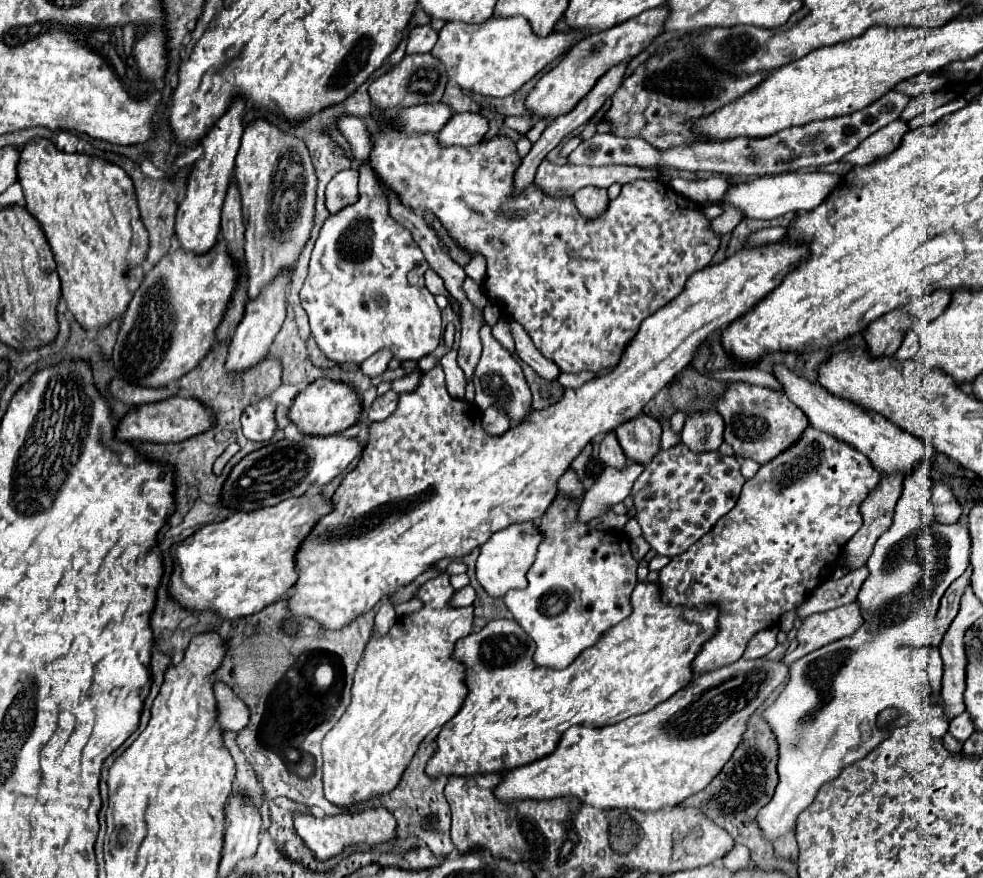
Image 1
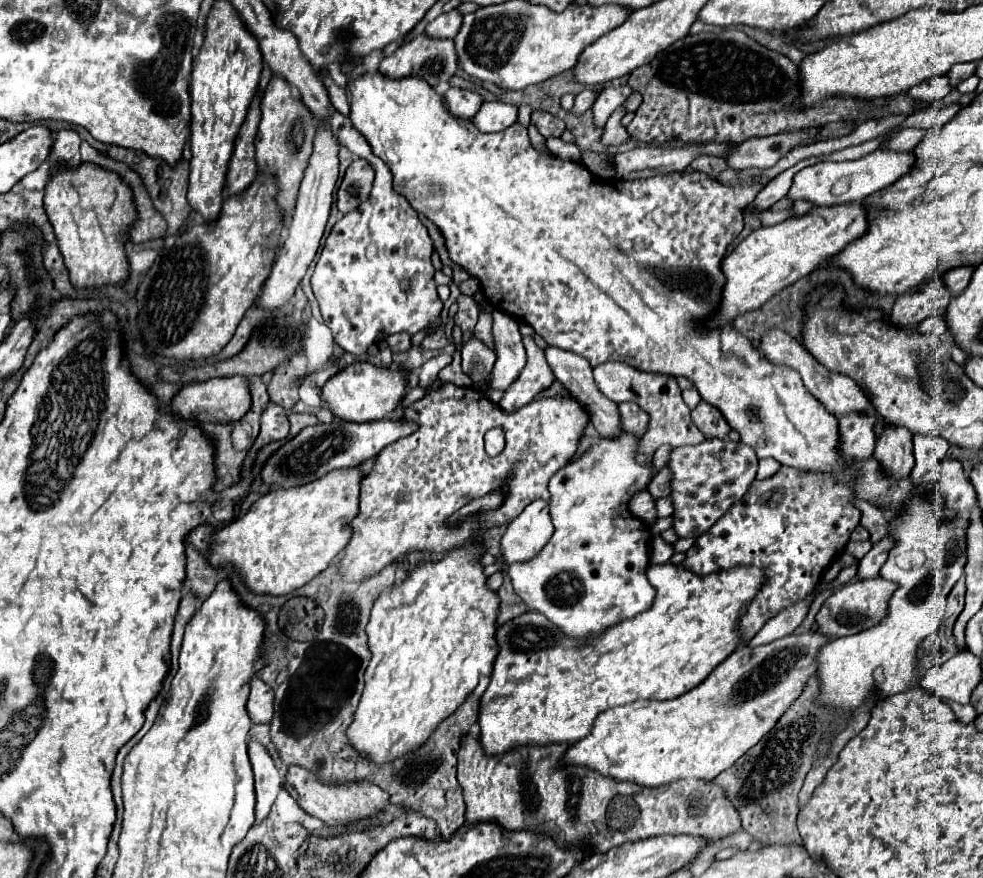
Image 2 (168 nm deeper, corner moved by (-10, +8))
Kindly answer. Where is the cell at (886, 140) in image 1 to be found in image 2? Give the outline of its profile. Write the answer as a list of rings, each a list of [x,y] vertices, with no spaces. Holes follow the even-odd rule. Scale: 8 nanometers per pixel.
[[[900,129],[894,133],[894,137],[882,147],[882,149],[894,149],[894,151],[912,151],[922,137],[926,135],[924,129]]]

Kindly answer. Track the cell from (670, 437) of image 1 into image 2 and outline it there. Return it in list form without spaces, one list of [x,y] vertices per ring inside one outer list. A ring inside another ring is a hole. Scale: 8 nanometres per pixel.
[[[610,361],[610,363],[602,363],[602,365],[594,367],[594,379],[596,379],[598,389],[614,403],[634,401],[650,415],[648,431],[642,435],[642,443],[640,443],[642,445],[640,447],[642,461],[648,461],[654,455],[654,451],[664,443],[668,443],[672,447],[682,447],[682,445],[698,445],[706,439],[702,435],[702,431],[690,419],[690,409],[684,403],[684,399],[680,395],[680,387],[674,377],[652,375],[652,373],[638,371],[622,361]]]

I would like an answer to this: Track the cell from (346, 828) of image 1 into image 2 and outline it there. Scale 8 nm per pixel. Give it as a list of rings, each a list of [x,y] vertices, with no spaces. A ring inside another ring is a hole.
[[[290,765],[284,777],[284,789],[292,795],[292,799],[312,817],[324,821],[326,825],[348,825],[358,819],[366,819],[384,807],[388,807],[388,795],[378,789],[378,785],[368,781],[356,781],[346,785],[328,785],[318,781],[310,769],[300,769],[300,765]]]

